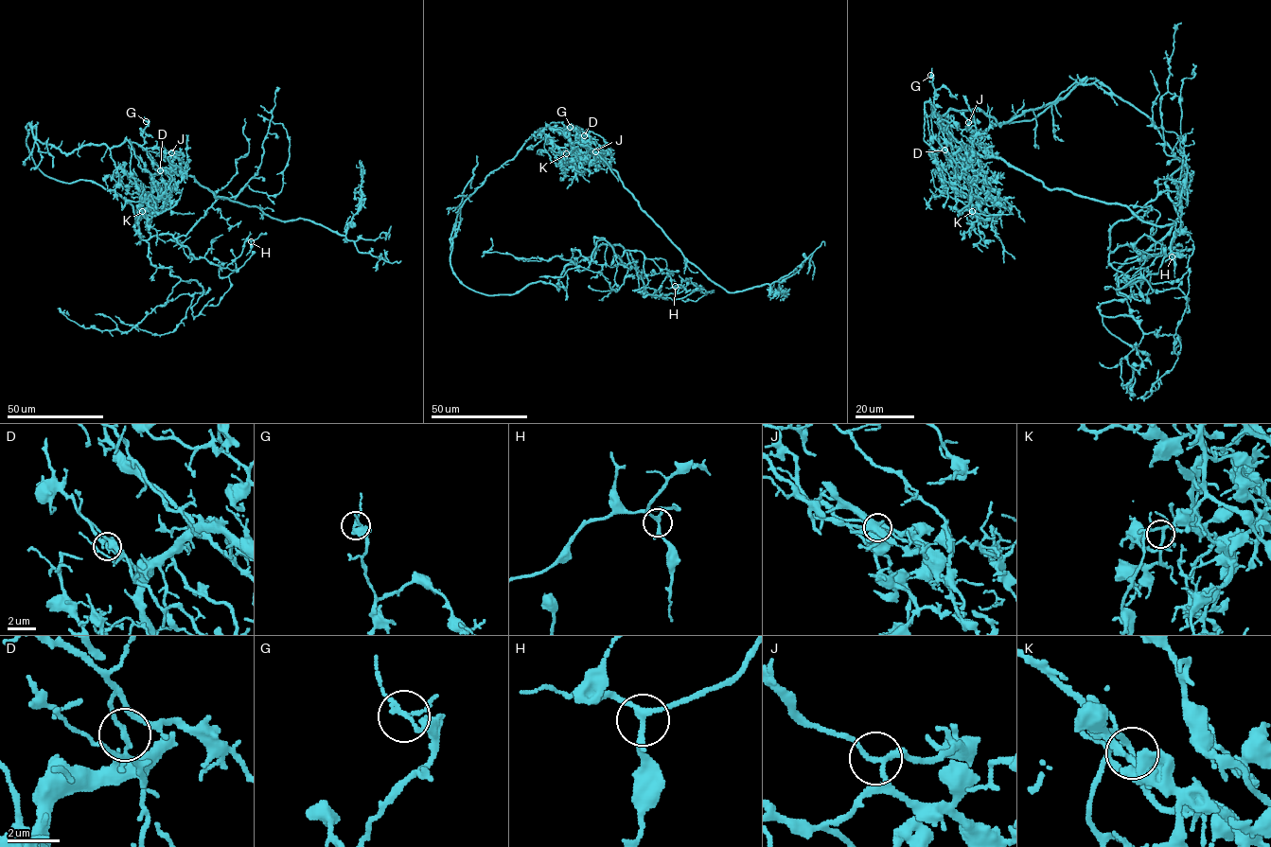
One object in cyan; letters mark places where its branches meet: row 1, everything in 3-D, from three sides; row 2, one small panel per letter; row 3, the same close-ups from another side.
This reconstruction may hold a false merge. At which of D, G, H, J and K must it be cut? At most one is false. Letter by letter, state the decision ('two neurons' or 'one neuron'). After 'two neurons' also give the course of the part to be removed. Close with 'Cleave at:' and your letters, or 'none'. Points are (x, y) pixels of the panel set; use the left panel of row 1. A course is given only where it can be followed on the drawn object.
D: two neurons; course (160, 170), (193, 176), (216, 197), (283, 220), (321, 224), (360, 252), (388, 261), (385, 255), (382, 264)
G: one neuron
H: one neuron
J: one neuron
K: one neuron
Cleave at: D

